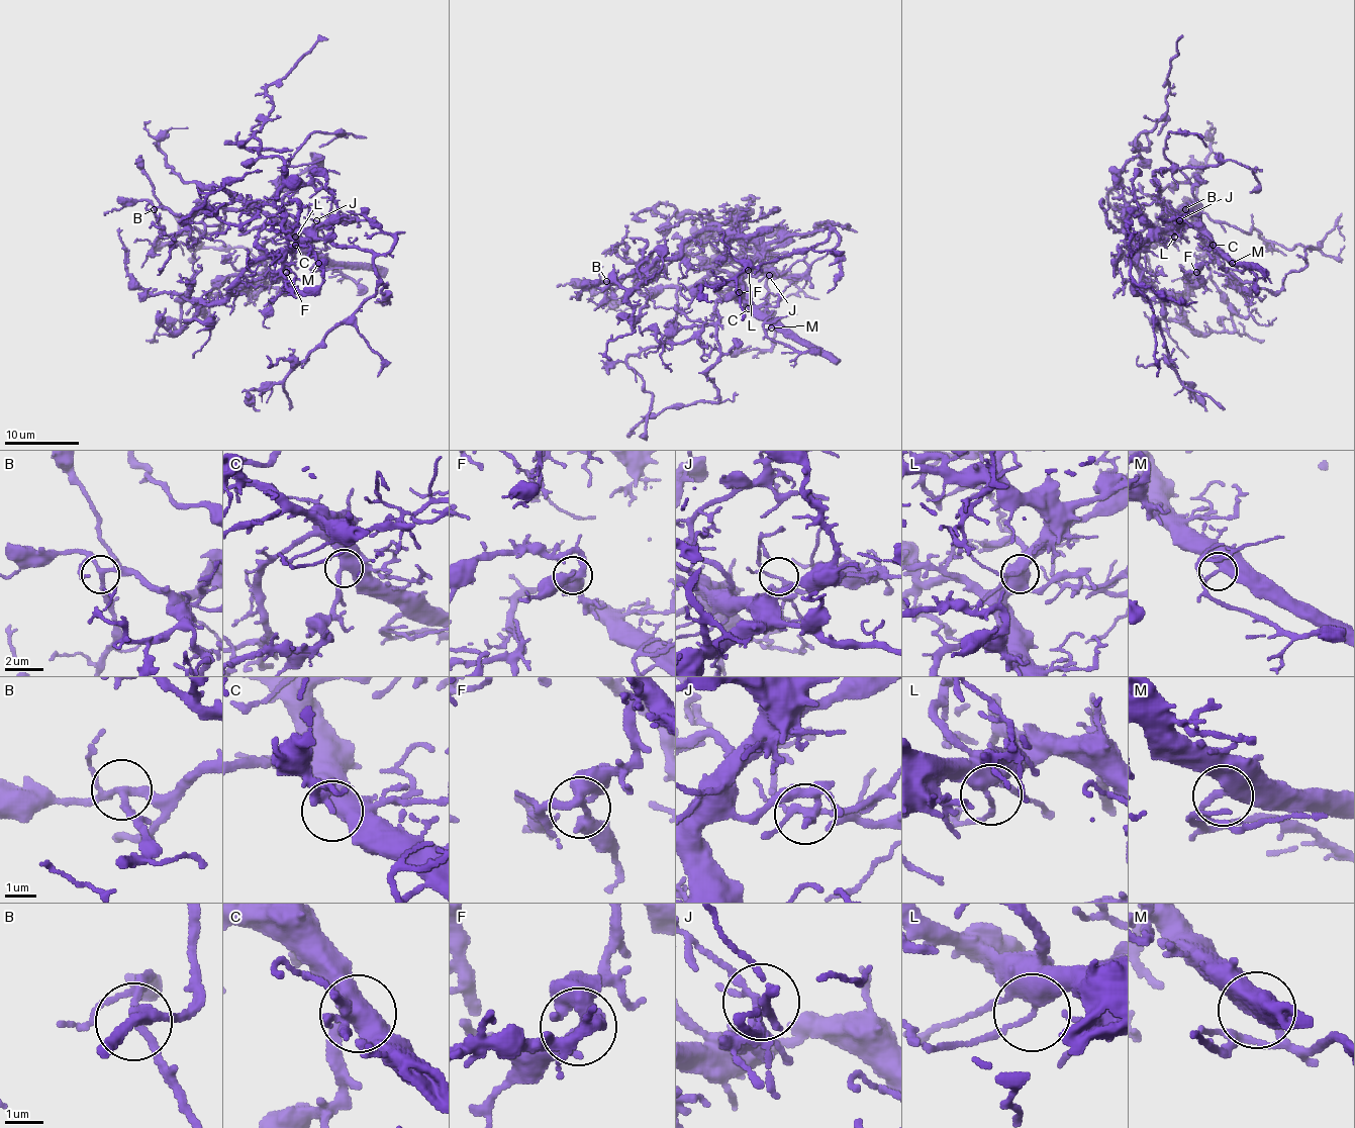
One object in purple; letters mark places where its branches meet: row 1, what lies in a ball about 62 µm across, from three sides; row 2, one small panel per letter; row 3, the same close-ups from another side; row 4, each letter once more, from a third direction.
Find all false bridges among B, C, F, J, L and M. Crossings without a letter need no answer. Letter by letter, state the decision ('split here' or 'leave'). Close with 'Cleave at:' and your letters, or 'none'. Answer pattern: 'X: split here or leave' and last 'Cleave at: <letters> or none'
B: leave
C: leave
F: leave
J: leave
L: leave
M: leave
Cleave at: none

